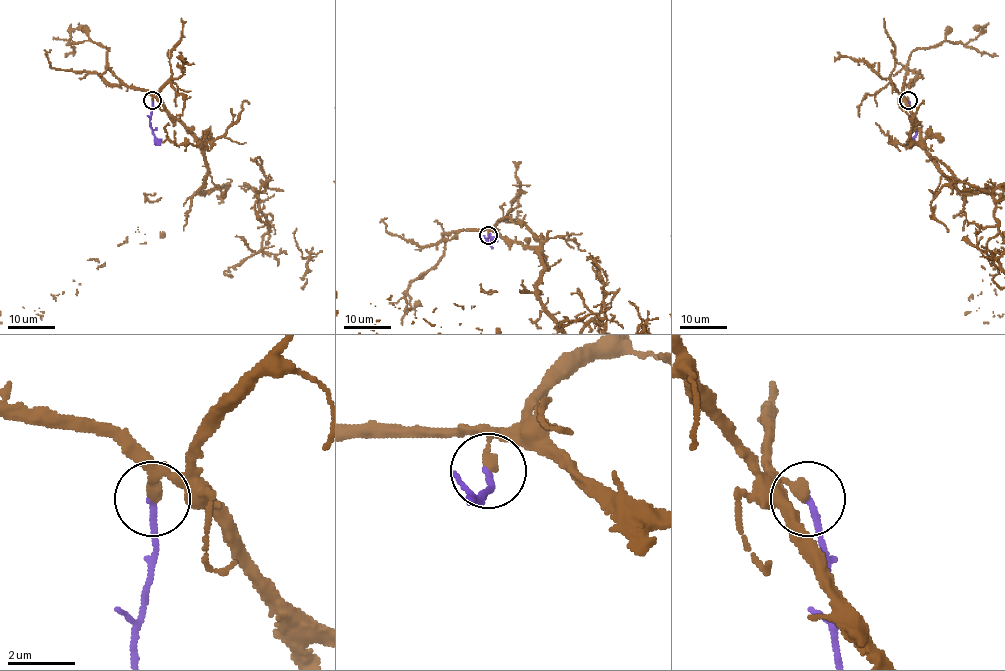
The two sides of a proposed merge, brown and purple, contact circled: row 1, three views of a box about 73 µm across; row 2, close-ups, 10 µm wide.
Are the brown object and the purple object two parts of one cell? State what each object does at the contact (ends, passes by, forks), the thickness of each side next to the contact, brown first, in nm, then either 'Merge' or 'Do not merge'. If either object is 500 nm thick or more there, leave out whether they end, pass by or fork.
At the ring brown ends. At the ring purple ends. Thickness 340 nm (brown) against 180 nm. Do not merge

